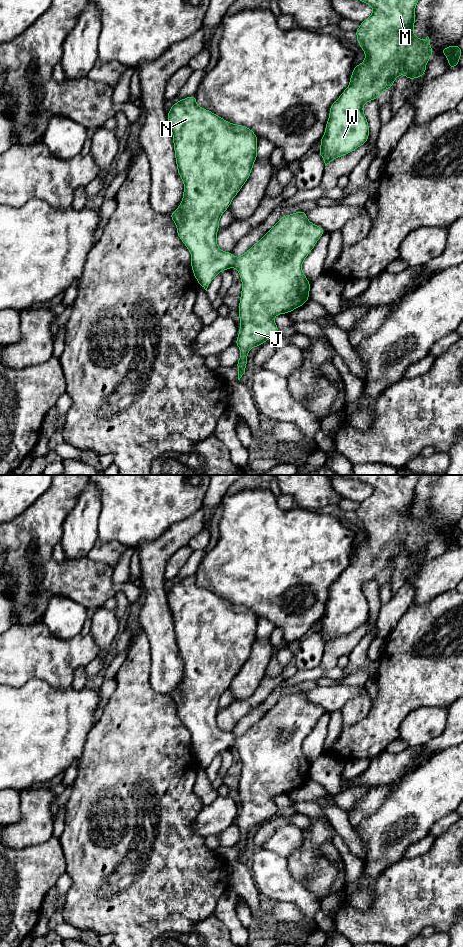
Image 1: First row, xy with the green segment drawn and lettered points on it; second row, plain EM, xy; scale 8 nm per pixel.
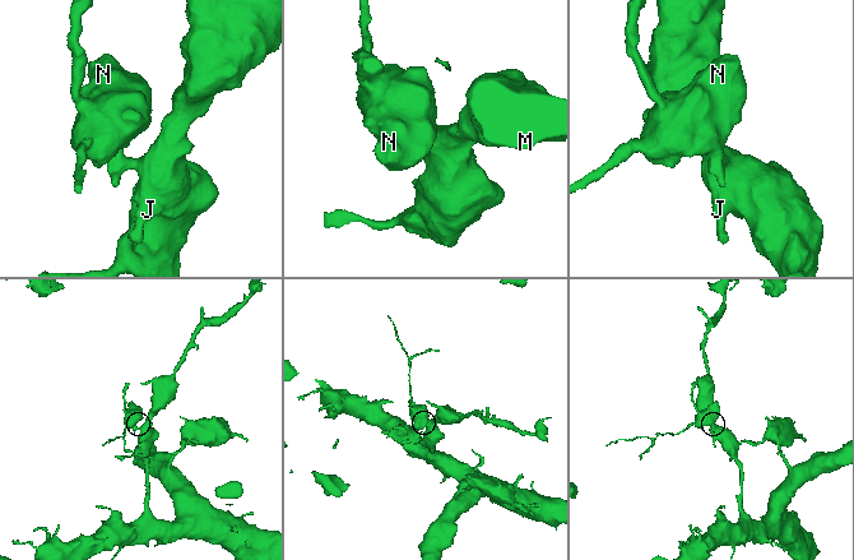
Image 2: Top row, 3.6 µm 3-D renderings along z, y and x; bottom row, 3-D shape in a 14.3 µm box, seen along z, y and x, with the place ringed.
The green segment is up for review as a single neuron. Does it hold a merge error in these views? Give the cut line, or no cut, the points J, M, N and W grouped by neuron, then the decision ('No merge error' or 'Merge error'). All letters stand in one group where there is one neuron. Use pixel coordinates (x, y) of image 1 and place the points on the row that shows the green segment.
No split. Groups: J M N W. No merge error

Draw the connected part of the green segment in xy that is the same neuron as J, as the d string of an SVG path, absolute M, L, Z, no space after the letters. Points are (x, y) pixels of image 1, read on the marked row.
M192 95L174 103L167 114L167 122L173 135L175 160L180 178L184 183L183 199L178 208L169 214L177 228L177 235L191 253L191 268L195 279L201 288L207 291L211 281L222 271L235 267L239 272L242 290L238 315L240 329L235 344L241 355L236 365L238 380L245 373L247 356L251 348L259 347L270 340L279 331L274 317L303 306L309 300L311 283L302 271L302 263L315 247L317 241L326 232L318 225L314 225L306 217L307 211L282 216L277 223L245 254L235 258L232 252L222 251L217 246L217 232L222 214L229 208L233 198L241 190L250 177L254 162L257 159L257 135L244 125L226 121L210 110L199 107L196 96Z

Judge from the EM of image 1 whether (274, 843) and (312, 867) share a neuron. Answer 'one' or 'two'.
one

